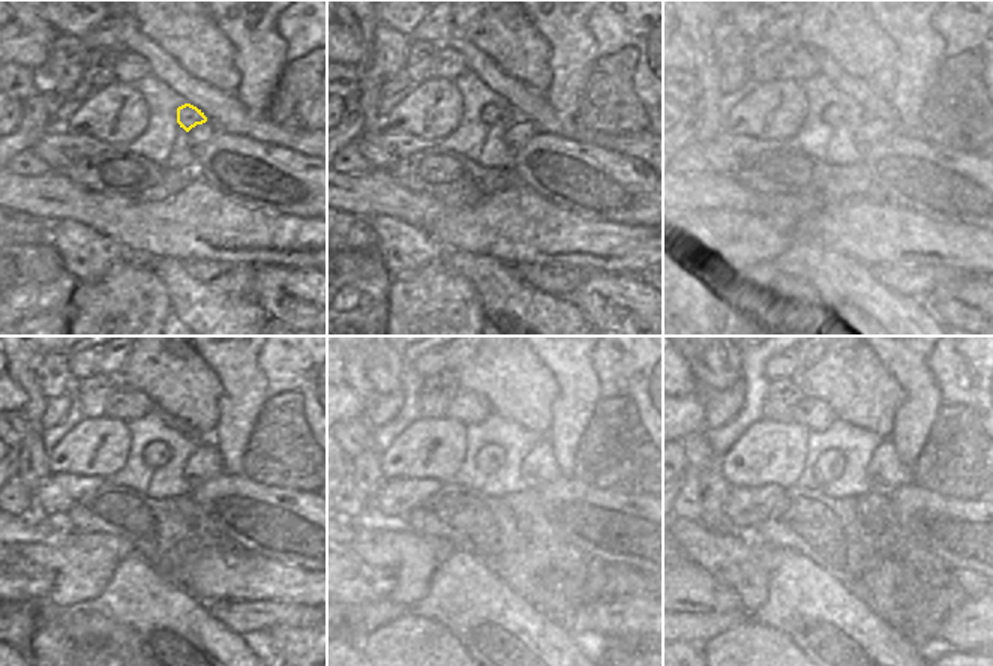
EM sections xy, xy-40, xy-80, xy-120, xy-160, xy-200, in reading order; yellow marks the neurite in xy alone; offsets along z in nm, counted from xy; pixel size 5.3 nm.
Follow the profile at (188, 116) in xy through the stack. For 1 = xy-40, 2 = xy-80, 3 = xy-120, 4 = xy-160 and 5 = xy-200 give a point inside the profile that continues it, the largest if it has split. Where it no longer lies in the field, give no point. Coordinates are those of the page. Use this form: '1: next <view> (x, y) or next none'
1: next xy-40 (492, 114)
2: next xy-80 (833, 114)
3: next xy-120 (156, 455)
4: next xy-160 (491, 456)
5: next xy-200 (828, 465)

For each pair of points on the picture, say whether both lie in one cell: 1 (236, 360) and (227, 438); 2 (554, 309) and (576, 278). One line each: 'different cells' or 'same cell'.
1: same cell
2: different cells

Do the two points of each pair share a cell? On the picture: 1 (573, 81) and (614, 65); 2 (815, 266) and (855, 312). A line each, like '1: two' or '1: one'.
1: two
2: one

